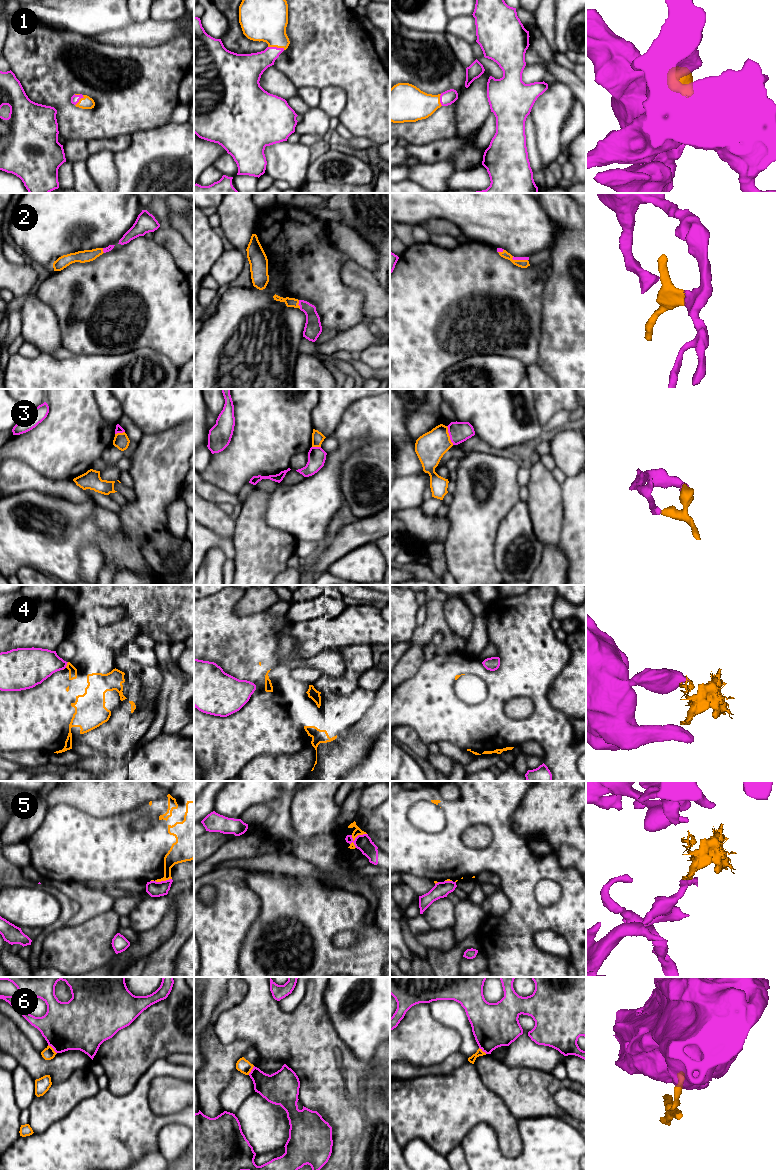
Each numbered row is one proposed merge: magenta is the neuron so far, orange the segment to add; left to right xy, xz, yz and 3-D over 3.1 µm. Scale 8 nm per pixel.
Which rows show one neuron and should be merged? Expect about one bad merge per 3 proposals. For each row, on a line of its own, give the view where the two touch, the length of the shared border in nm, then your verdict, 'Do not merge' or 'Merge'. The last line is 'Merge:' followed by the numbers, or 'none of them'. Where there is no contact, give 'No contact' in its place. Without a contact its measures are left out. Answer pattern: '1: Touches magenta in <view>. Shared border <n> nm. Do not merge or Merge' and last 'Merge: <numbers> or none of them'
1: Touches magenta in xz. Shared border 140 nm. Merge
2: Touches magenta in xz. Shared border 70 nm. Merge
3: Touches magenta in yz. Shared border 160 nm. Merge
4: Touches magenta in xy. Shared border 50 nm. Do not merge
5: Touches magenta in xz. Shared border 160 nm. Do not merge
6: Touches magenta in xy. Shared border 100 nm. Do not merge
Merge: 1, 2, 3

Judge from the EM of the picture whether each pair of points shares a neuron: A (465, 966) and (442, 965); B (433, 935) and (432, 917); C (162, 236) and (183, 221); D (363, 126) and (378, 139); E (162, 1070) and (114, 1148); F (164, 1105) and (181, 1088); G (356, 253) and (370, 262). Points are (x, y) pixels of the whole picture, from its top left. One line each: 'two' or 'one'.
A: two
B: two
C: two
D: one
E: one
F: one
G: one

